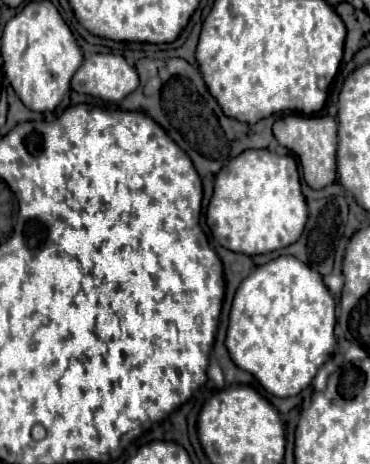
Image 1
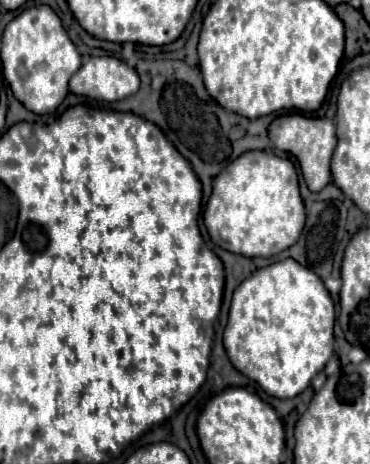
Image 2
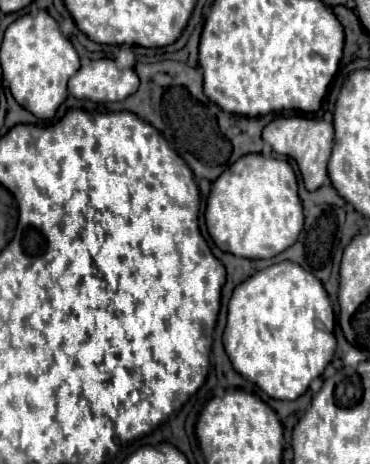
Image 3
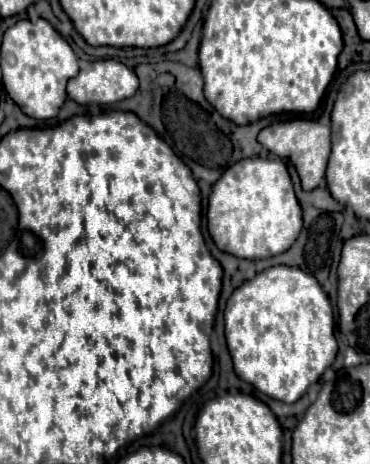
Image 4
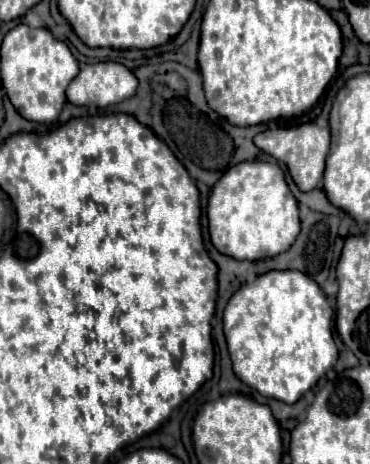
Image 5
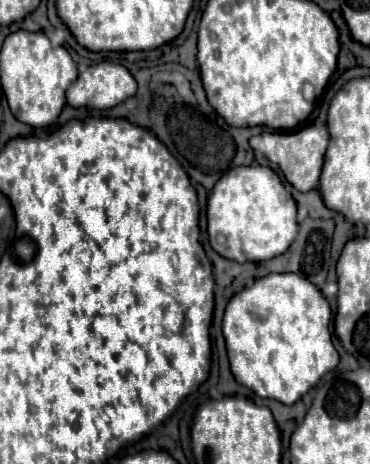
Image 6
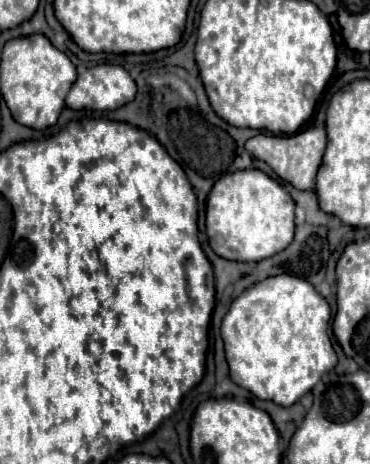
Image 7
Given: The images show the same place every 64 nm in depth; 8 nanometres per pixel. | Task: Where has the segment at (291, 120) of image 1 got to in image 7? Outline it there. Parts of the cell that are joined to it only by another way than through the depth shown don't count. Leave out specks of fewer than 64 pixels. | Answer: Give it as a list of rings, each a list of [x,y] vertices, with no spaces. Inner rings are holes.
[[[306,128],[292,136],[272,136],[272,134],[258,134],[250,138],[244,146],[254,158],[266,162],[282,180],[290,182],[298,190],[314,190],[316,172],[324,156],[326,148],[326,130],[324,128]]]

